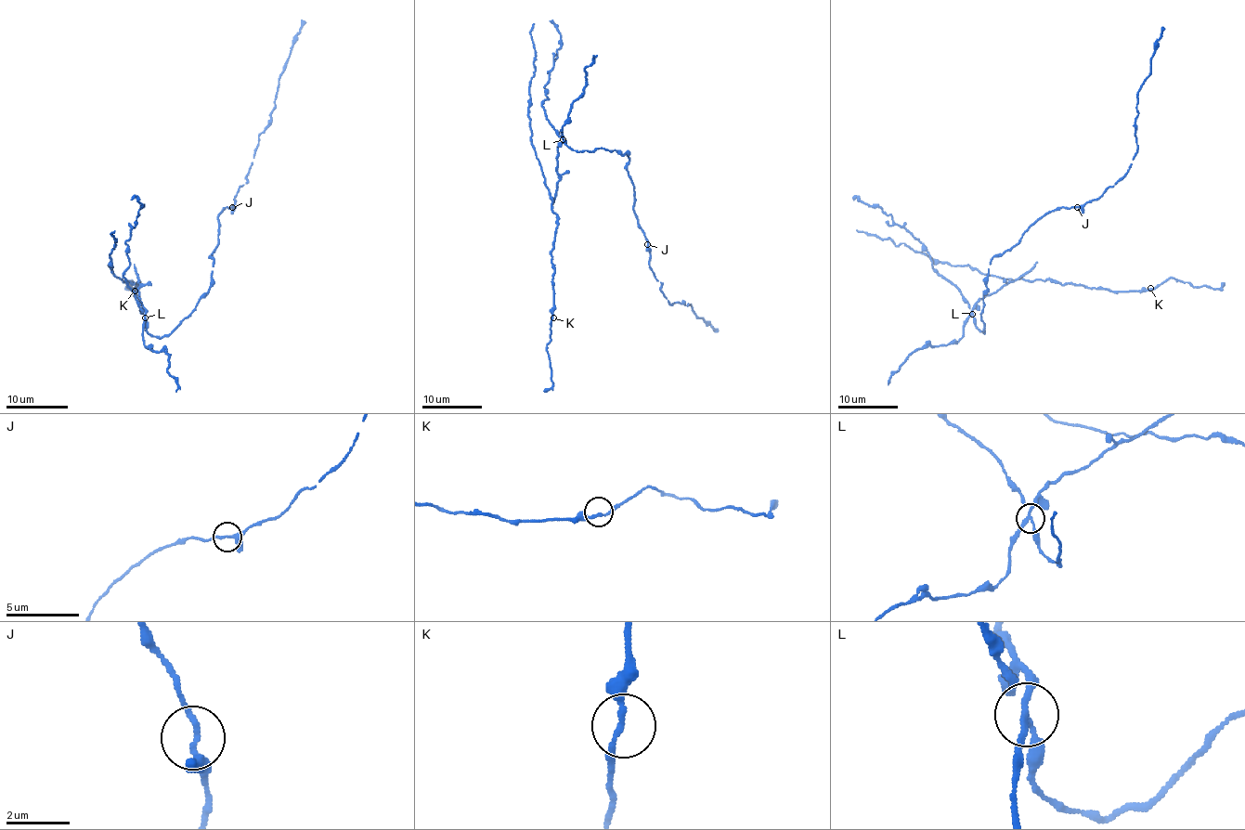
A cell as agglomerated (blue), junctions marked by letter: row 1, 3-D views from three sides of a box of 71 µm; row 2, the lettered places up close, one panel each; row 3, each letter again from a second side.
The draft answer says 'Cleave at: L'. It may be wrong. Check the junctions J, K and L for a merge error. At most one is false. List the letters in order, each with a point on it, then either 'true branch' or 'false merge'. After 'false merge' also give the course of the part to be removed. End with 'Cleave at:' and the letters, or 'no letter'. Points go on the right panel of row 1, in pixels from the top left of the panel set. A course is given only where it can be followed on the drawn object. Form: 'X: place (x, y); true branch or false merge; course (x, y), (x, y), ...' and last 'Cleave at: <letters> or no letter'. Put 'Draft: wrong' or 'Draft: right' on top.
Draft: right
J: place (1077, 207); true branch
K: place (1150, 288); true branch
L: place (972, 314); false merge; course (972, 313), (960, 339), (950, 344), (914, 351), (888, 385)
Cleave at: L

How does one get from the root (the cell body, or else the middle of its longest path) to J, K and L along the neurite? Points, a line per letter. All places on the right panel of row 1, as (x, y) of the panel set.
J: (982, 292), (987, 288), (987, 273), (994, 256), (1009, 250), (1045, 214), (1062, 207), (1077, 207)
K: (982, 292), (984, 332), (975, 325), (972, 307), (1021, 276), (1025, 280), (1075, 283), (1108, 291), (1150, 288)
L: (982, 292), (981, 320), (984, 332), (975, 325), (972, 313)

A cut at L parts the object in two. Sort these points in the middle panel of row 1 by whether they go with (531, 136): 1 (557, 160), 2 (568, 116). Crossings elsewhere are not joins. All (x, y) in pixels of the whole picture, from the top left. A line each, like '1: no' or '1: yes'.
1: no
2: no

